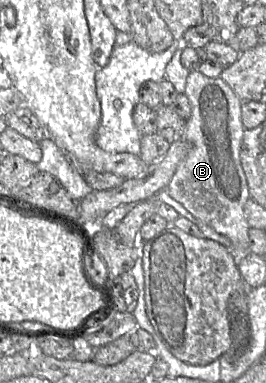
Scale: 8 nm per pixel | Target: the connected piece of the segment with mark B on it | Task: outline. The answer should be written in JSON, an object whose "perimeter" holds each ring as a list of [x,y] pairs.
{"perimeter":[[[198,70],[190,71],[186,80],[185,95],[188,97],[192,109],[191,116],[185,123],[182,137],[188,144],[188,153],[177,166],[166,190],[173,199],[181,203],[194,217],[217,233],[227,237],[231,241],[232,250],[236,254],[243,254],[248,251],[248,230],[250,228],[244,214],[244,205],[250,195],[247,179],[240,161],[245,131],[241,119],[243,101],[221,77],[209,78]]]}

